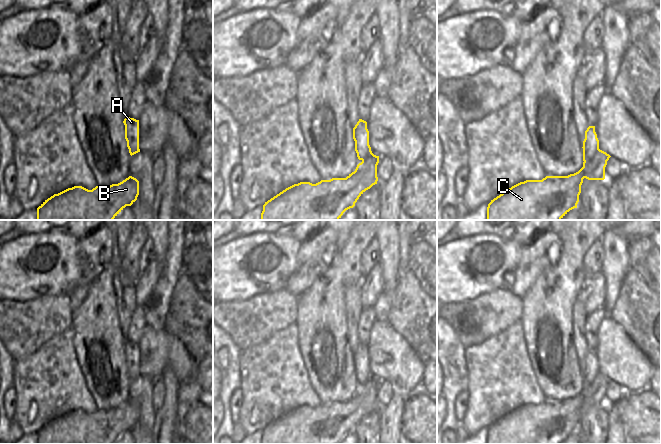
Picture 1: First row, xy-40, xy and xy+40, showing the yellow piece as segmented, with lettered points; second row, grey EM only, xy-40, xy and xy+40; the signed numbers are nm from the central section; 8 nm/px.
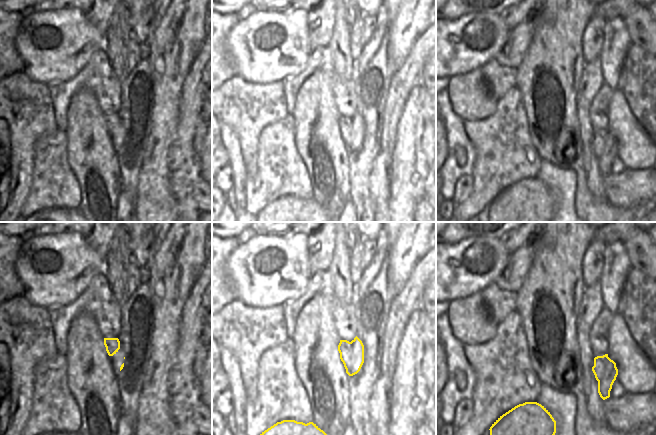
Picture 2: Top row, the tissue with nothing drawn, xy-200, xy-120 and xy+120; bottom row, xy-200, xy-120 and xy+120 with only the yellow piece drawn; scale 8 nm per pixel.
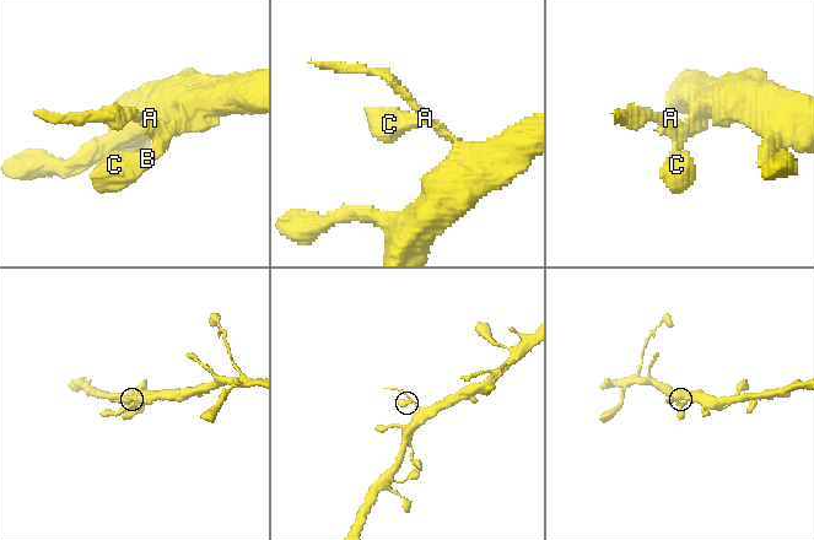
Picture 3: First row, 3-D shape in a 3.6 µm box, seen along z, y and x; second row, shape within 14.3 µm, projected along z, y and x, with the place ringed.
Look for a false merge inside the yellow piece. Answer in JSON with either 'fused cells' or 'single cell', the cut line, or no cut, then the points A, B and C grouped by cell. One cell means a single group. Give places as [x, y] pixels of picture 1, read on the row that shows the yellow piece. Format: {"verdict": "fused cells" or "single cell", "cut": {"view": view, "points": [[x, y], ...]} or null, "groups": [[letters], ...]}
{"verdict": "fused cells", "cut": {"view": "xy+40", "points": [[597, 138], [597, 151], [584, 162]]}, "groups": [["A"], ["B", "C"]]}

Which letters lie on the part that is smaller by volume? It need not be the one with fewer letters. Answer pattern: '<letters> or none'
A.

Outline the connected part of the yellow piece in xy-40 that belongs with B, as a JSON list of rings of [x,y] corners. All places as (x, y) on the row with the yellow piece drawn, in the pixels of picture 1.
[[[132,176],[118,184],[96,186],[92,190],[74,186],[45,200],[37,208],[37,220],[113,220],[126,206],[131,206],[138,195],[139,181]]]

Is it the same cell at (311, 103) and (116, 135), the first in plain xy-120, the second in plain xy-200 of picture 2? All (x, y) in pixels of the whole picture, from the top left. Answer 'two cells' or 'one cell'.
two cells

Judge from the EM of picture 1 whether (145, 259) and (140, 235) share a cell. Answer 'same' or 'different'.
different

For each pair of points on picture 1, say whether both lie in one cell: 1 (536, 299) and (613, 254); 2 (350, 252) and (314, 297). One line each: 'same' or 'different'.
1: different
2: same

